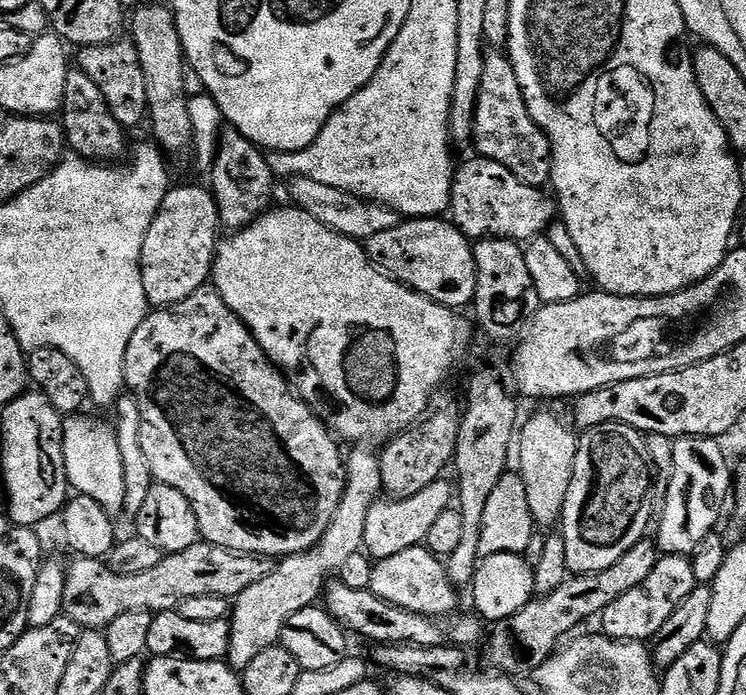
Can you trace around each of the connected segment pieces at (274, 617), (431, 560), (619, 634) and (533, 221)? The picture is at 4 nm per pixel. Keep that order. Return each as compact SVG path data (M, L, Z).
M352 450L352 453L347 453L344 493L326 534L313 548L283 557L273 567L272 572L262 578L262 582L254 582L254 586L242 590L242 594L234 597L230 608L232 629L226 657L228 667L242 670L250 666L251 660L257 654L262 654L262 650L280 643L280 635L286 622L290 622L290 618L294 618L298 610L313 607L324 595L330 580L328 575L331 572L332 575L339 573L340 568L353 554L362 551L366 534L366 514L370 506L376 504L384 487L379 455L375 451L364 451L368 450Z
M424 546L402 550L402 554L393 554L391 558L375 561L372 565L370 590L374 595L382 597L387 604L405 608L414 614L448 618L457 611L458 588L448 577L445 561Z
M661 555L658 566L654 566L654 571L646 577L646 582L639 586L634 586L634 590L629 590L622 594L615 602L610 602L606 610L598 617L599 631L611 640L638 640L641 642L651 641L666 626L670 614L686 602L690 590L696 588L694 578L694 566L687 556Z
M479 154L473 155L473 160L468 160L464 165L455 169L452 178L452 206L450 209L451 223L463 236L475 242L484 239L485 236L497 236L503 240L514 240L527 242L543 236L547 233L549 226L557 219L558 208L555 203L550 202L543 195L541 189L534 186L526 186L526 182L518 182L506 166L494 162L490 158Z

